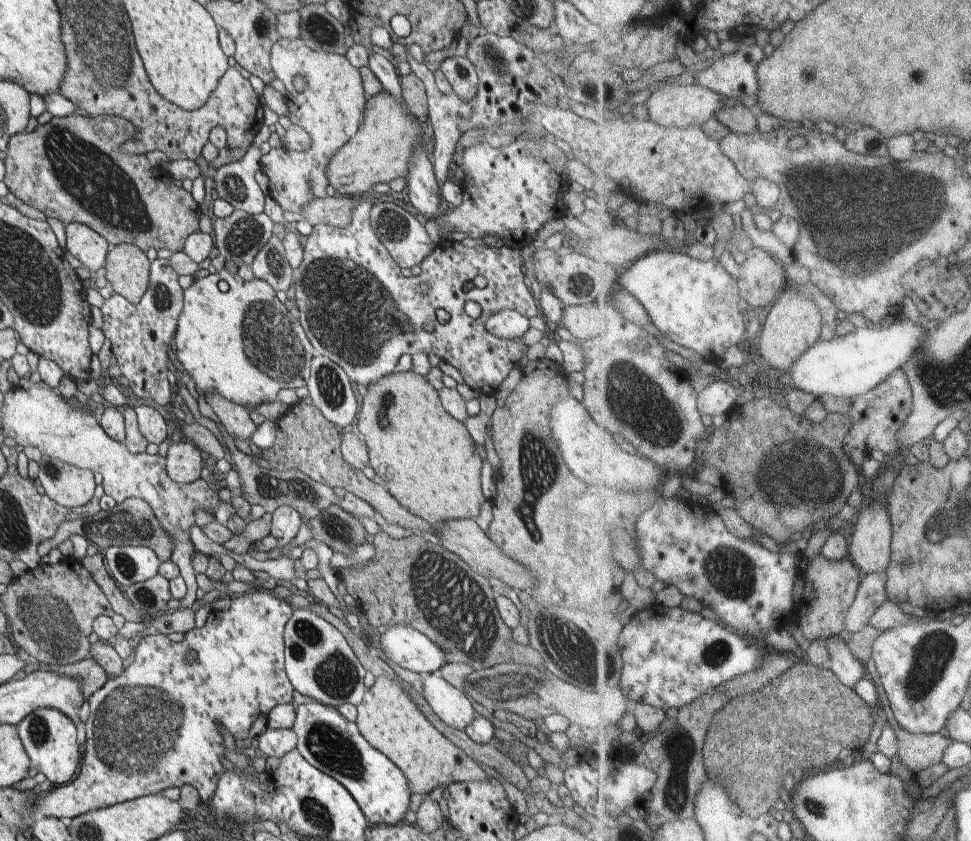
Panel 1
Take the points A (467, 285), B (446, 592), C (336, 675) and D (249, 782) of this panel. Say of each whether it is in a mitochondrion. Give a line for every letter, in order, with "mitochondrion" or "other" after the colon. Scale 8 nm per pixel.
A: other
B: mitochondrion
C: mitochondrion
D: other

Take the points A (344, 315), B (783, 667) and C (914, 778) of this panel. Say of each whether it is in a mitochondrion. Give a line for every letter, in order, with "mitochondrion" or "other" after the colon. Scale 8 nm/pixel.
A: mitochondrion
B: other
C: other

